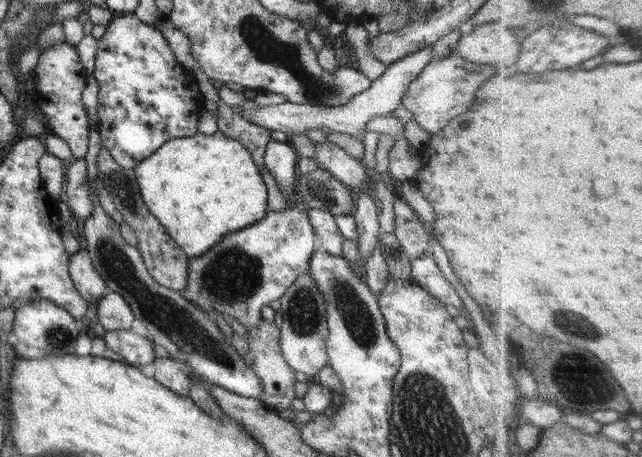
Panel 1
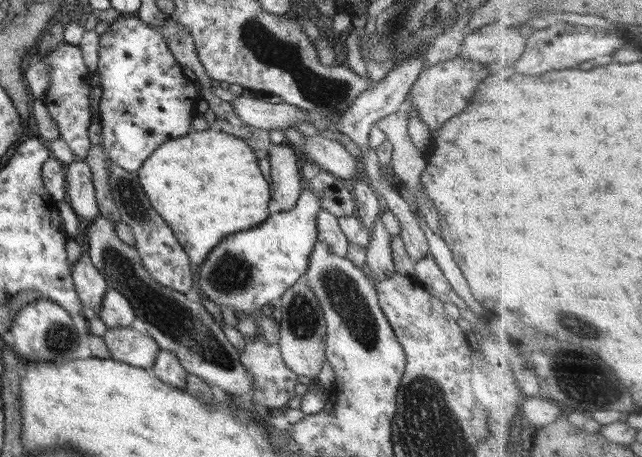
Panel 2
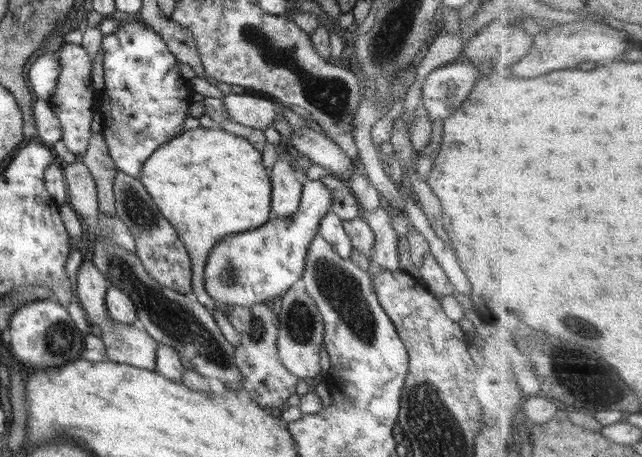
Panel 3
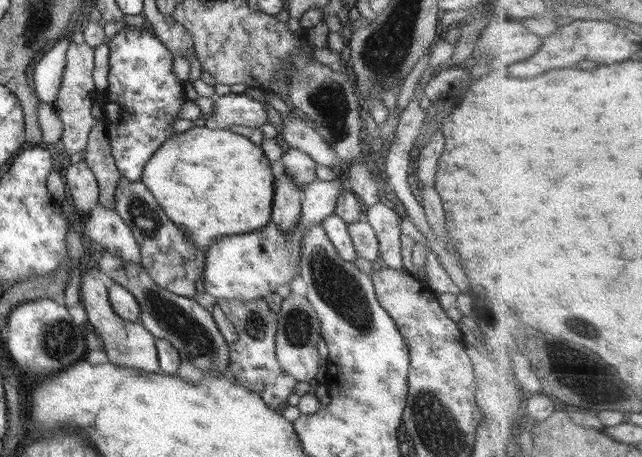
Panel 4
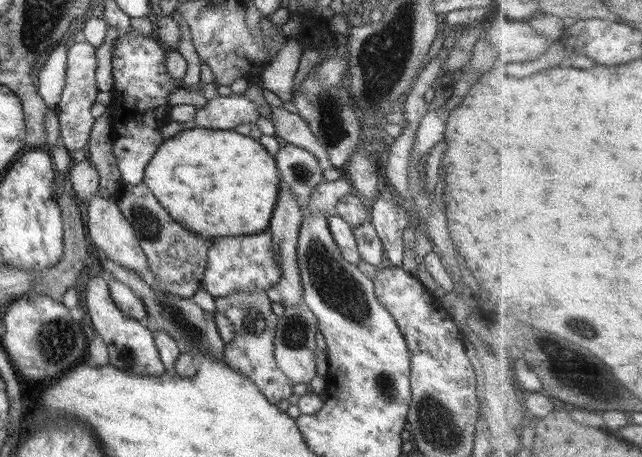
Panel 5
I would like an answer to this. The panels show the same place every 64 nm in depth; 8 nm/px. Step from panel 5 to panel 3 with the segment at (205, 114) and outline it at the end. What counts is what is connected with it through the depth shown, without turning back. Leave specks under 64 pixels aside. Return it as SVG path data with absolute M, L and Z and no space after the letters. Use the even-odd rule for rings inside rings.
M231 93L221 98L224 111L233 122L265 130L272 127L278 116L283 116L279 108L271 99L263 99L248 94Z

